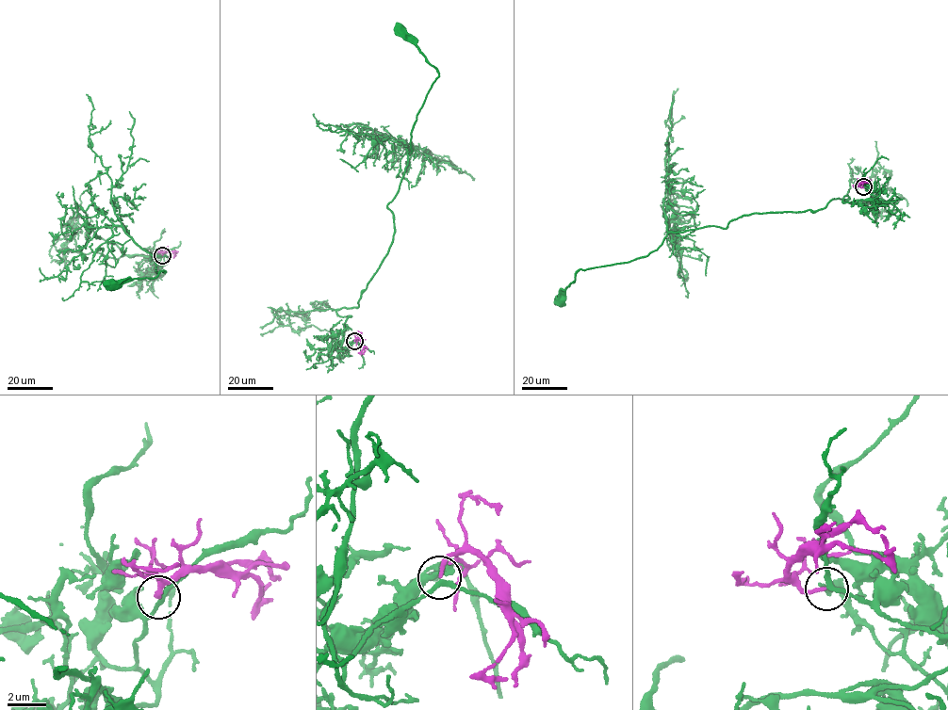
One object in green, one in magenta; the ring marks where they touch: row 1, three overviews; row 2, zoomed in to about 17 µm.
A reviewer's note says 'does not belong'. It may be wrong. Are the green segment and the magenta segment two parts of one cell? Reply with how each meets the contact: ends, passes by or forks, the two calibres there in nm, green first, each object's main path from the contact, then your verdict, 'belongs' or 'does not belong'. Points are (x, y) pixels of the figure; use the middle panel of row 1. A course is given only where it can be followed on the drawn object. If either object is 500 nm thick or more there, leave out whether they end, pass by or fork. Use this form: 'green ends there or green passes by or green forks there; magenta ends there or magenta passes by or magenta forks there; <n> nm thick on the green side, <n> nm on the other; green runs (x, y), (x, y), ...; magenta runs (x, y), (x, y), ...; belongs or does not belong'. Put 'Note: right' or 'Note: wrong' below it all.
green passes by; magenta ends there; 220 nm thick on the green side, 180 nm on the other; green runs (354, 342), (342, 353), (351, 316), (335, 311), (357, 307), (386, 255), (387, 204), (438, 76), (400, 29); magenta runs (354, 341), (357, 338), (363, 346), (358, 353); belongs
Note: wrong

